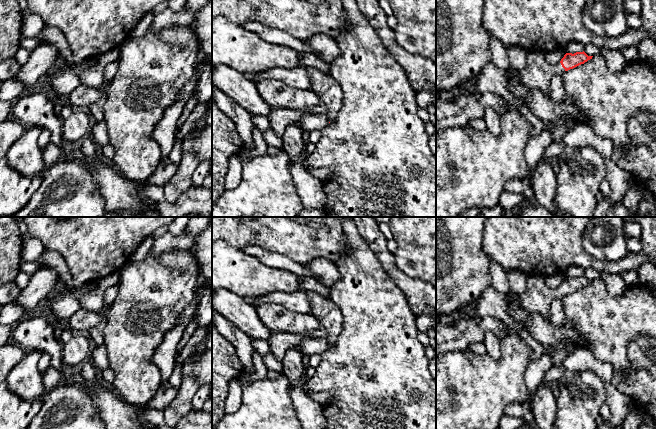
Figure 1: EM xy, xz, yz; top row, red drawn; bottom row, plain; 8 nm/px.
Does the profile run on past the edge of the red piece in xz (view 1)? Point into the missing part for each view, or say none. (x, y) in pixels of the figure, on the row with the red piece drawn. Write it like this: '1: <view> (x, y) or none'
1: none

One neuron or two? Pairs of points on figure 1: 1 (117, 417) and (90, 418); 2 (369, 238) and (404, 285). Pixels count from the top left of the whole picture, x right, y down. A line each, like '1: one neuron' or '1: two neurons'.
1: two neurons
2: one neuron

